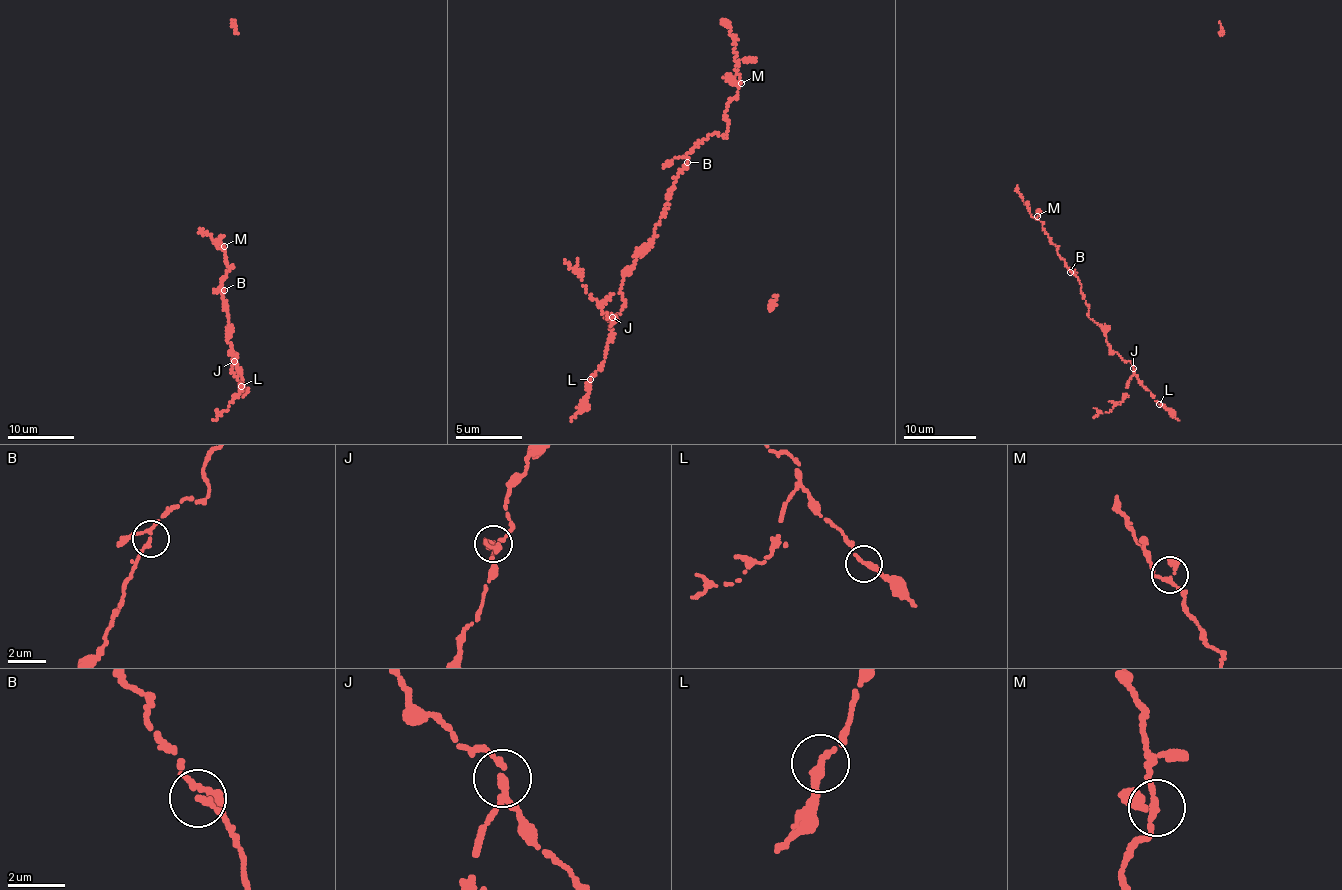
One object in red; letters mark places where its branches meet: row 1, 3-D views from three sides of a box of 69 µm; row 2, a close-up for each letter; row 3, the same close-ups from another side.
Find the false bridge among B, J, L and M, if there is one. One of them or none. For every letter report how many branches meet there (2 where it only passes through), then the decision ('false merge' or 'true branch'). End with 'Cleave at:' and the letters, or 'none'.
B: branches 3; true branch
J: branches 3; false merge
L: branches 2; true branch
M: branches 3; true branch
Cleave at: J

